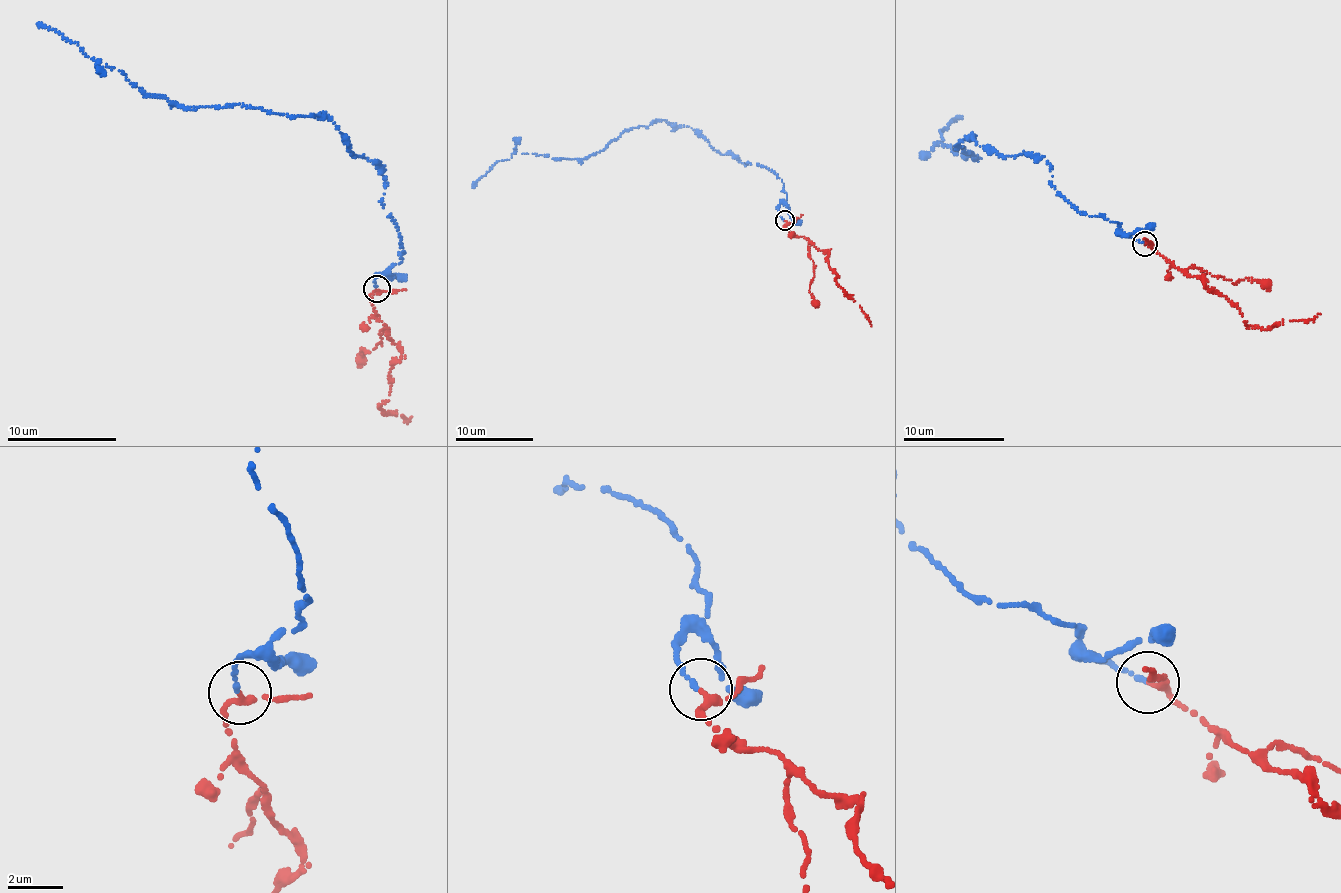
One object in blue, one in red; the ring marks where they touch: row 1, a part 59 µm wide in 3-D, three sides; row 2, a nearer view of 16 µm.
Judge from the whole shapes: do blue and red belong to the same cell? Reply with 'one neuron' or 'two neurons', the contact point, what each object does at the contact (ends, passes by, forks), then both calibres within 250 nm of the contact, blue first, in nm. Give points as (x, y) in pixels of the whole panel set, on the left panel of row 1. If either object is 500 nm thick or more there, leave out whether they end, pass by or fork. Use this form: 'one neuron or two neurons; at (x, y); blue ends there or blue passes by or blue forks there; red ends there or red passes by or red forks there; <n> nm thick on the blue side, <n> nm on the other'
one neuron; at (377, 289); blue ends there; red passes by; 180 nm thick on the blue side, 240 nm on the other

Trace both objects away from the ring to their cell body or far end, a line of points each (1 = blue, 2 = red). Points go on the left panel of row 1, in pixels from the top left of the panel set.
1: (376, 289), (405, 253), (381, 202), (384, 170), (350, 151), (327, 117), (147, 97), (37, 24)
2: (376, 289), (371, 301), (401, 353), (392, 365), (388, 400), (381, 404), (387, 415), (410, 417)

